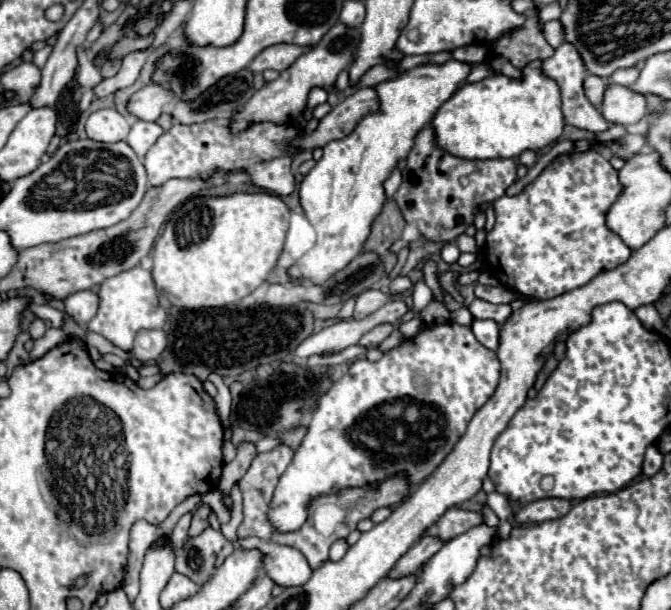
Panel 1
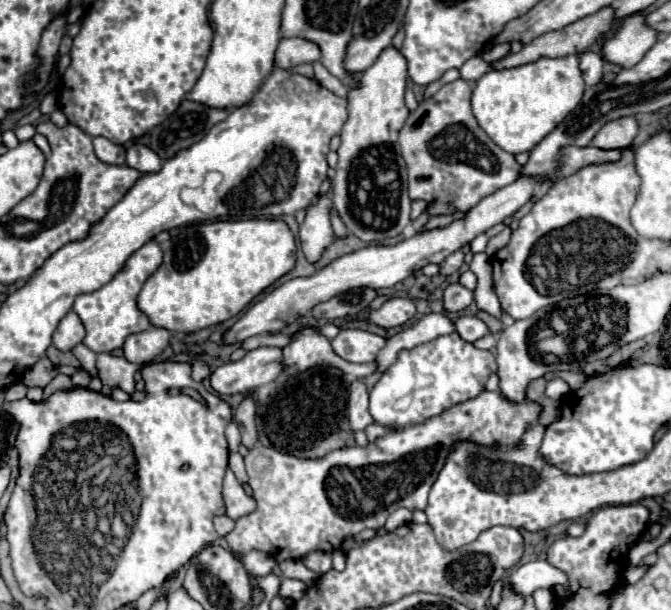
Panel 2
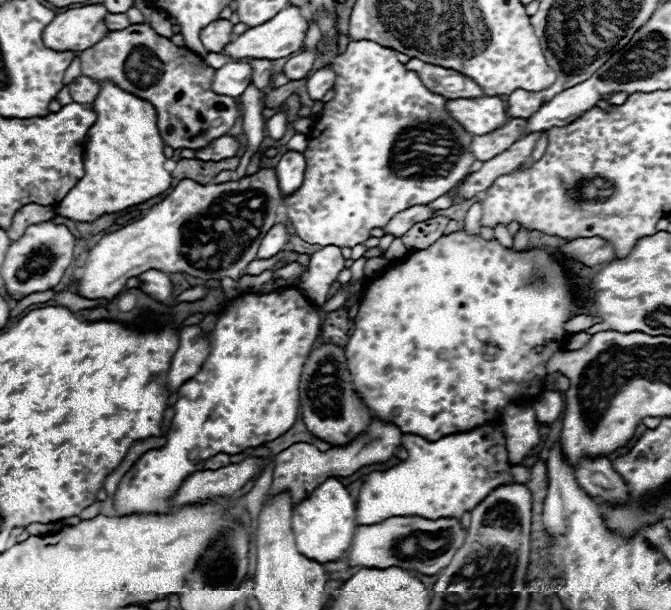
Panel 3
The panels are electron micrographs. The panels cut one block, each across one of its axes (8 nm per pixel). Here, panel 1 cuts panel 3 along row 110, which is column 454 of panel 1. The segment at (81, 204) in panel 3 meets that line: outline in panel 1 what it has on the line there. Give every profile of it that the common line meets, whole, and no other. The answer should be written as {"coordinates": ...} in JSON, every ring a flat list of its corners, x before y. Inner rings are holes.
{"coordinates":[[538,60,530,62,522,72,522,80,498,74,476,84,464,84,432,118,436,144,466,160,518,158,524,150,540,150,554,144,564,130,560,88,542,74]]}

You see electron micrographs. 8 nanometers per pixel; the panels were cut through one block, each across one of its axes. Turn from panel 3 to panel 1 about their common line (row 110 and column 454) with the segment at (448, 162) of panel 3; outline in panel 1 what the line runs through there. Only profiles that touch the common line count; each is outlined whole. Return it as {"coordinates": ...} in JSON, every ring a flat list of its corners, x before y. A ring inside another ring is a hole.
{"coordinates":[[456,322,426,326,414,338,408,338,394,350,384,352,378,362,352,362,348,372,330,384,310,414,308,432,274,490,266,514,270,524,276,532,300,530,308,518,308,508,314,498,330,492,342,492,346,488,374,488,382,480,398,474,404,474,408,484,416,488,452,452,476,410,480,410,494,394,498,380,500,360,496,352,482,346,470,326,460,326]]}

